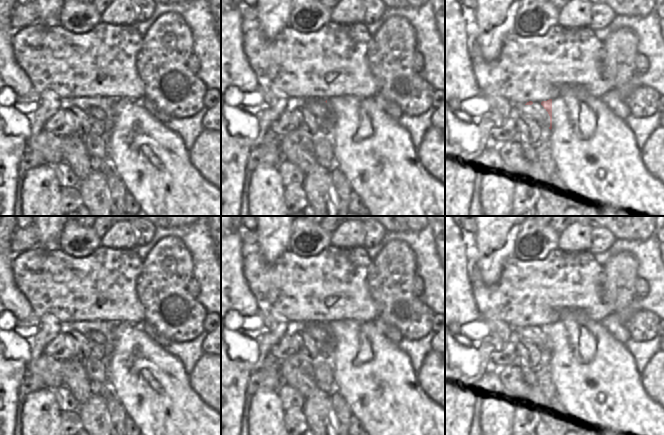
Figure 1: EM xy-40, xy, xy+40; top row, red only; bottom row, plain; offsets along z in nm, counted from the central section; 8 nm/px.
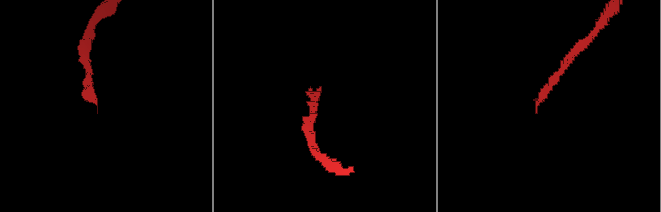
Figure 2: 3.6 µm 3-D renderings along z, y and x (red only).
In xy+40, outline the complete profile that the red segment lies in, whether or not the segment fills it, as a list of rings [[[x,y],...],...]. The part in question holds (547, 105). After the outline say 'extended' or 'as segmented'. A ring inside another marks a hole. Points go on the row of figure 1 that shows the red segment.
[[[552,99],[529,101],[518,107],[520,113],[533,117],[540,125],[552,129]]]; extended

